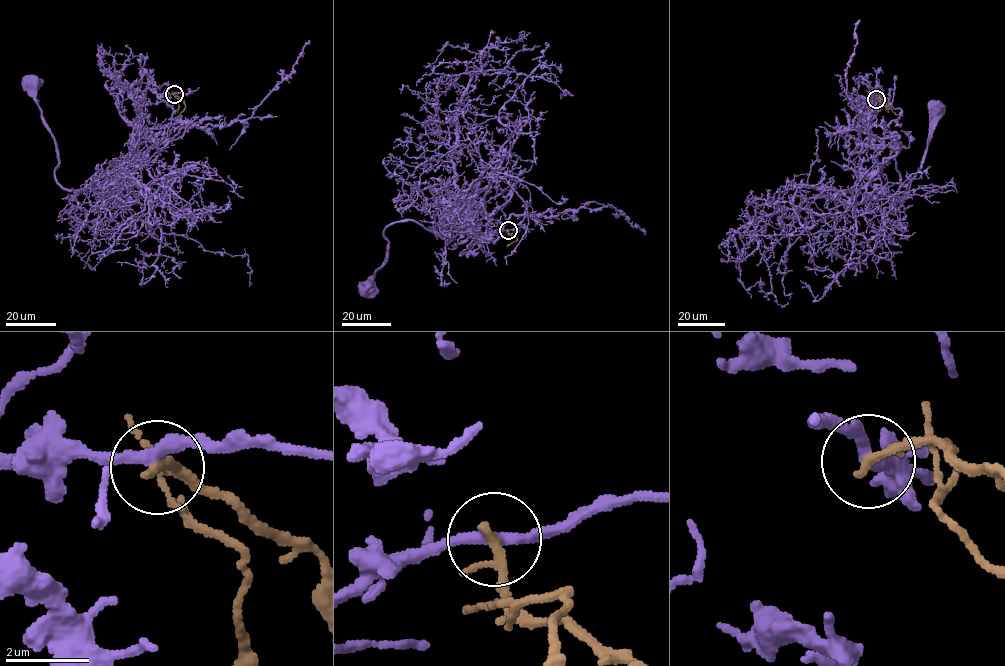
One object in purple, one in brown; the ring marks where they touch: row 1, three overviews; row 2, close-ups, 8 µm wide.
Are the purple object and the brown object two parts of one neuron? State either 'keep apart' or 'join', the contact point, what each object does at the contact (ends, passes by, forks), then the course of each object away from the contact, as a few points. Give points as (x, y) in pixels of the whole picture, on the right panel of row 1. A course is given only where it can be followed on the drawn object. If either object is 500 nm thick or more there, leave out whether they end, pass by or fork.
keep apart | (876, 99) | purple passes by | brown passes by | purple via (876, 98), (883, 98), (870, 133), (889, 147), (886, 162), (894, 160), (897, 208), (930, 139), (937, 106) | brown via (876, 99), (882, 99), (897, 115)

